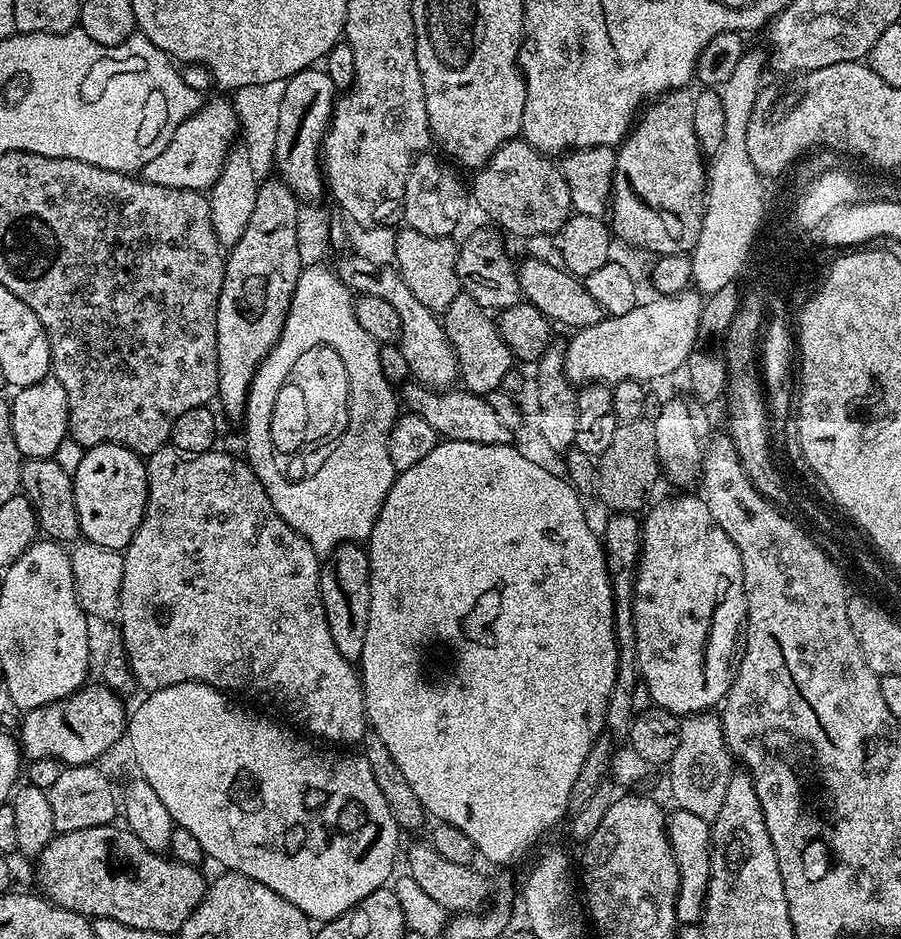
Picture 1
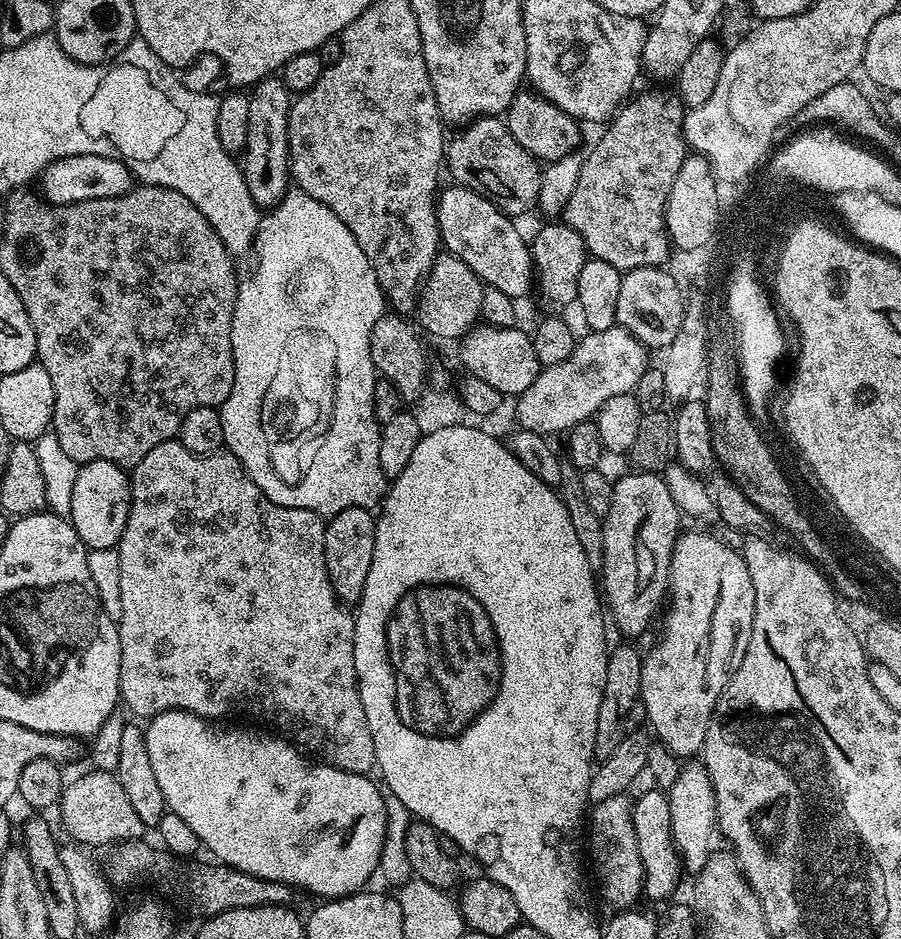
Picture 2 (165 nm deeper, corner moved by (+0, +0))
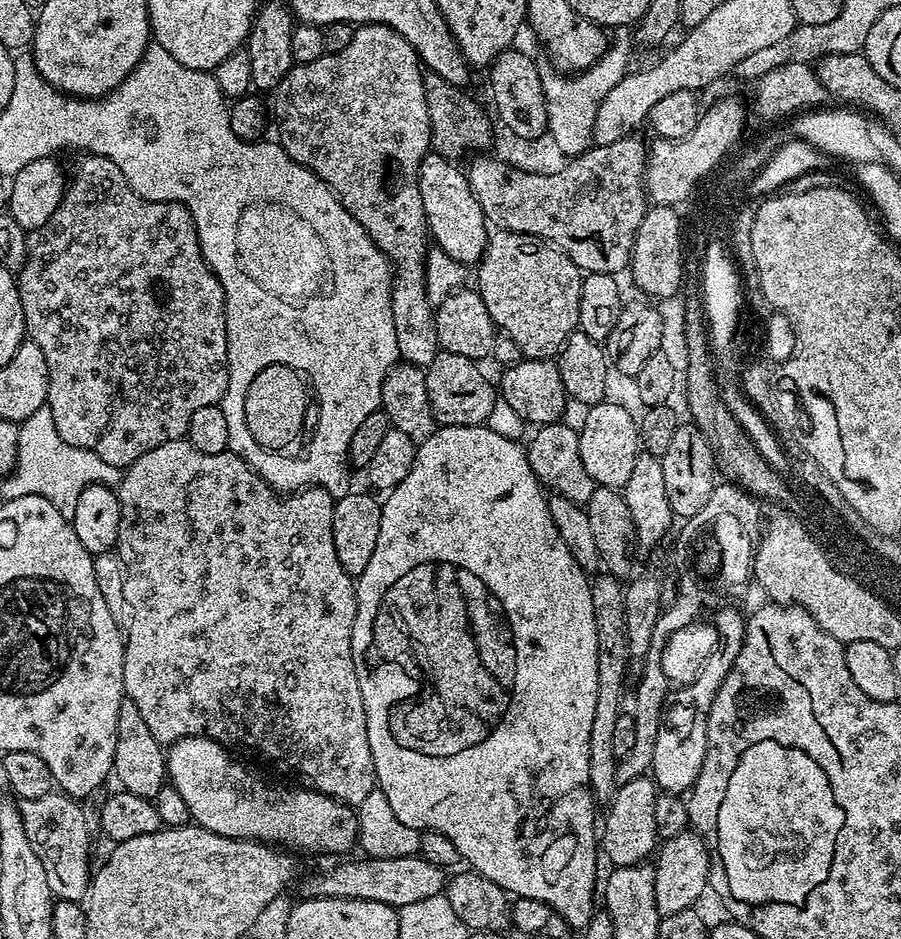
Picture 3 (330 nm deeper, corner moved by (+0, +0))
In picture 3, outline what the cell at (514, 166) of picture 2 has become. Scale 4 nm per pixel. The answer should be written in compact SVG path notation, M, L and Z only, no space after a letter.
M425 71L426 110L430 110L430 130L432 131L431 151L445 158L467 157L479 153L492 140L492 124L484 113L484 108L472 96L467 96L464 88L455 88L446 78Z

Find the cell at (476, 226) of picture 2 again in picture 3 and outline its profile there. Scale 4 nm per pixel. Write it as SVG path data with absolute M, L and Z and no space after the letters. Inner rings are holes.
M429 151L422 158L418 174L418 190L422 190L422 210L426 210L429 235L437 249L454 261L474 266L484 256L490 228L478 198L470 190L470 182L463 171L455 168L451 159ZM437 243L437 244L436 244ZM472 264L472 265L471 265Z

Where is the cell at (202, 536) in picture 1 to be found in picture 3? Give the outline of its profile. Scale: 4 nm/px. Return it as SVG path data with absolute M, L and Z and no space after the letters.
M186 438L166 442L150 450L150 454L142 454L138 462L123 469L115 494L120 500L115 551L126 562L124 607L130 613L124 642L124 694L138 706L150 734L158 738L161 746L174 745L182 738L205 736L225 746L241 744L244 748L257 748L262 755L297 768L316 791L349 806L360 805L366 794L377 791L374 754L370 754L366 710L352 653L356 585L342 562L338 562L338 554L334 554L334 497L315 486L281 494L233 452L202 454Z

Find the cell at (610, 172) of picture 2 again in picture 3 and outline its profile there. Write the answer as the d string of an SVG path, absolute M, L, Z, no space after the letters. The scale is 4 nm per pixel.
M631 134L624 137L623 140L614 142L612 145L595 145L589 147L587 152L581 152L579 156L571 157L565 167L554 174L527 173L524 170L510 167L507 159L500 158L500 160L495 160L492 156L484 156L488 154L476 154L467 161L469 164L468 168L466 167L466 175L470 182L470 190L474 194L474 198L478 198L478 206L482 206L487 223L491 225L493 229L539 236L540 239L547 240L548 243L554 245L554 247L562 249L570 258L570 262L574 262L574 266L580 268L581 273L610 272L620 274L623 268L625 271L625 269L629 267L632 259L632 248L636 245L636 235L642 226L642 218L646 211L646 144L645 141L635 140L635 138L636 136Z

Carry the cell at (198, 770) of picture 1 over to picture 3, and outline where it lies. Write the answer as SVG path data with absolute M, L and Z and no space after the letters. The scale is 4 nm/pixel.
M205 736L182 738L166 752L167 779L182 794L192 820L200 827L226 838L259 840L273 846L283 846L300 852L348 852L357 847L356 812L340 800L330 798L311 786L283 788L280 784L267 784L256 772L239 764L225 745Z

